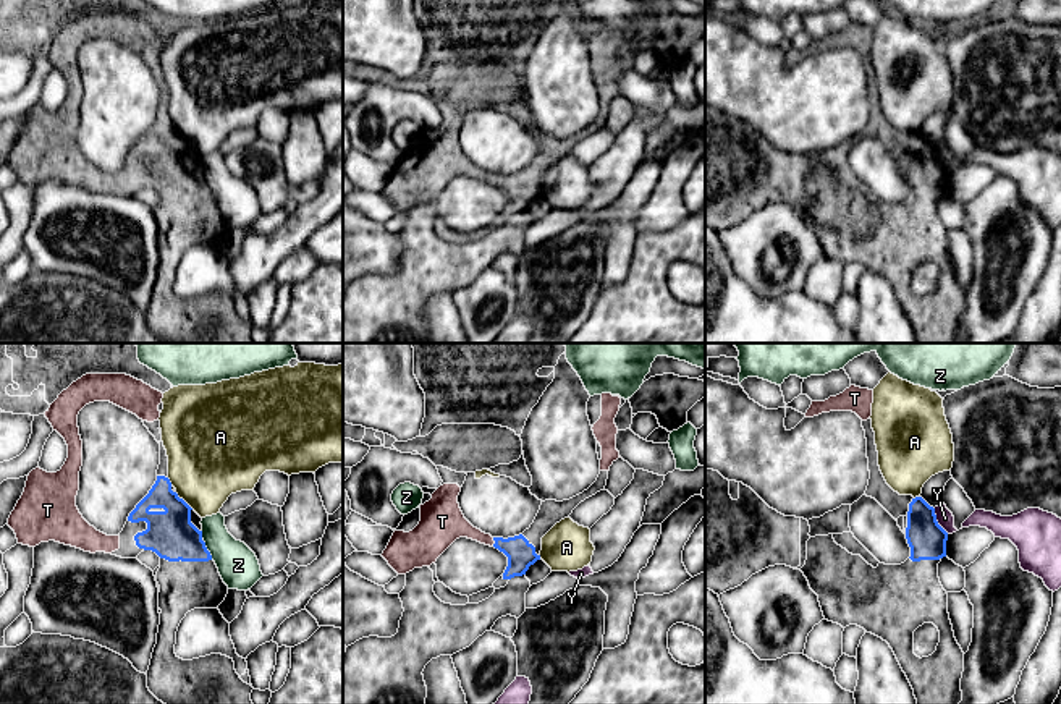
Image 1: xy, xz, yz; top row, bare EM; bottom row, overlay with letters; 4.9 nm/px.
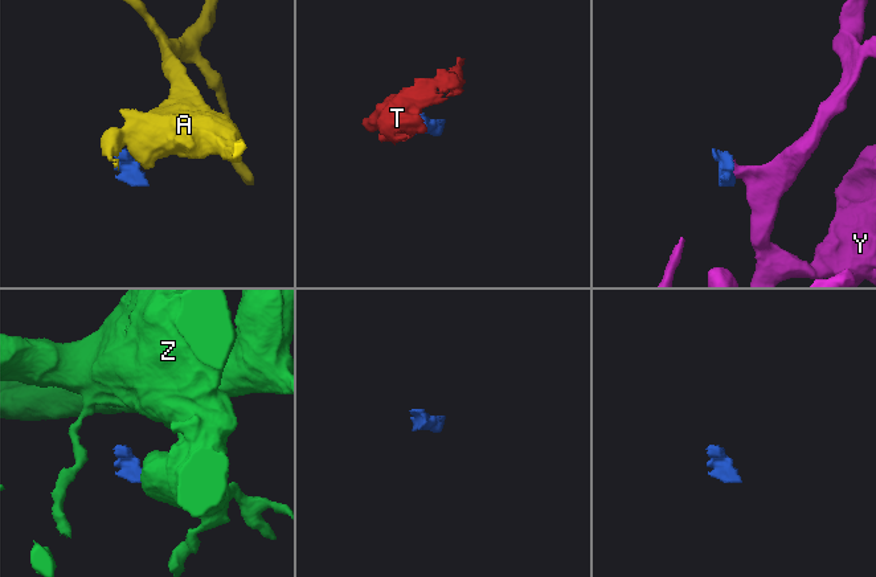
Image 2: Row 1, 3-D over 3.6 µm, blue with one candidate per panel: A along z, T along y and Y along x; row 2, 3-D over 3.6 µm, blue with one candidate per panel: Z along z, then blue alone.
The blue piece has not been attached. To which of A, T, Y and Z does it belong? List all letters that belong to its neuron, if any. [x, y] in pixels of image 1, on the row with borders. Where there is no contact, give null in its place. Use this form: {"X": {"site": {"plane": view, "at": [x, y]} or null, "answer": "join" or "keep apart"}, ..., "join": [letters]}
{"A": {"site": {"plane": "xy", "at": [183, 500]}, "answer": "keep apart"}, "T": {"site": {"plane": "xz", "at": [494, 539]}, "answer": "join"}, "Y": {"site": {"plane": "yz", "at": [937, 521]}, "answer": "keep apart"}, "Z": {"site": {"plane": "xy", "at": [207, 551]}, "answer": "keep apart"}, "join": ["T"]}

